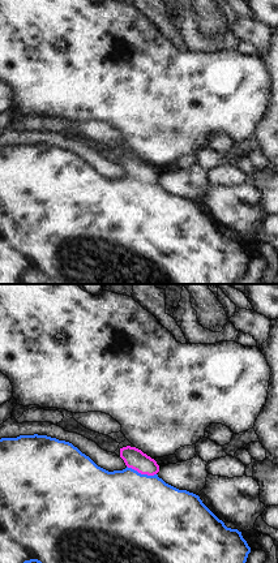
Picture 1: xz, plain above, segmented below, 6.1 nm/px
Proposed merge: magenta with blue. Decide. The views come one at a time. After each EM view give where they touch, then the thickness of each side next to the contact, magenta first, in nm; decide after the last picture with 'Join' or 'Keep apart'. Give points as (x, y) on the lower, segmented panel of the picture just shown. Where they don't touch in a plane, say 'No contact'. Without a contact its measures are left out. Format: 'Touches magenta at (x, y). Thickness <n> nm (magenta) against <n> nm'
Touches magenta at (141, 473). Thickness 130 nm (magenta) against 500 nm.

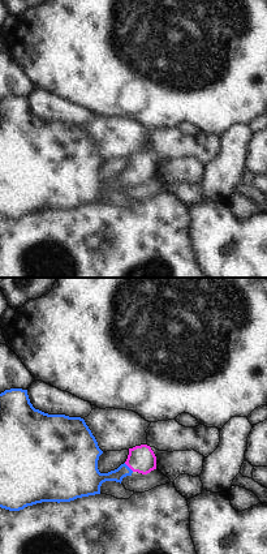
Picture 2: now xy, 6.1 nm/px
Touches magenta at (129, 467). Thickness 170 nm (magenta) against 140 nm.

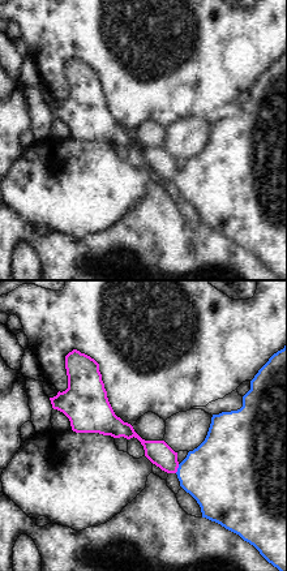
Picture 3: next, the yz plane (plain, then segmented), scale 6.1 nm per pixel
Touches magenta at (178, 467). Thickness 150 nm (magenta) against 400 nm.

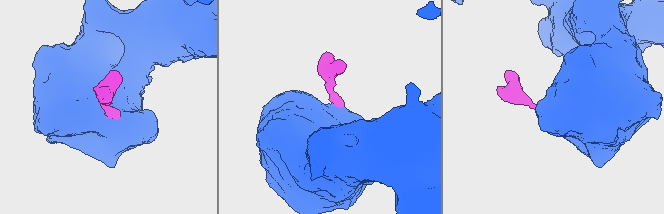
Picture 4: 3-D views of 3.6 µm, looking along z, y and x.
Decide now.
Join.

